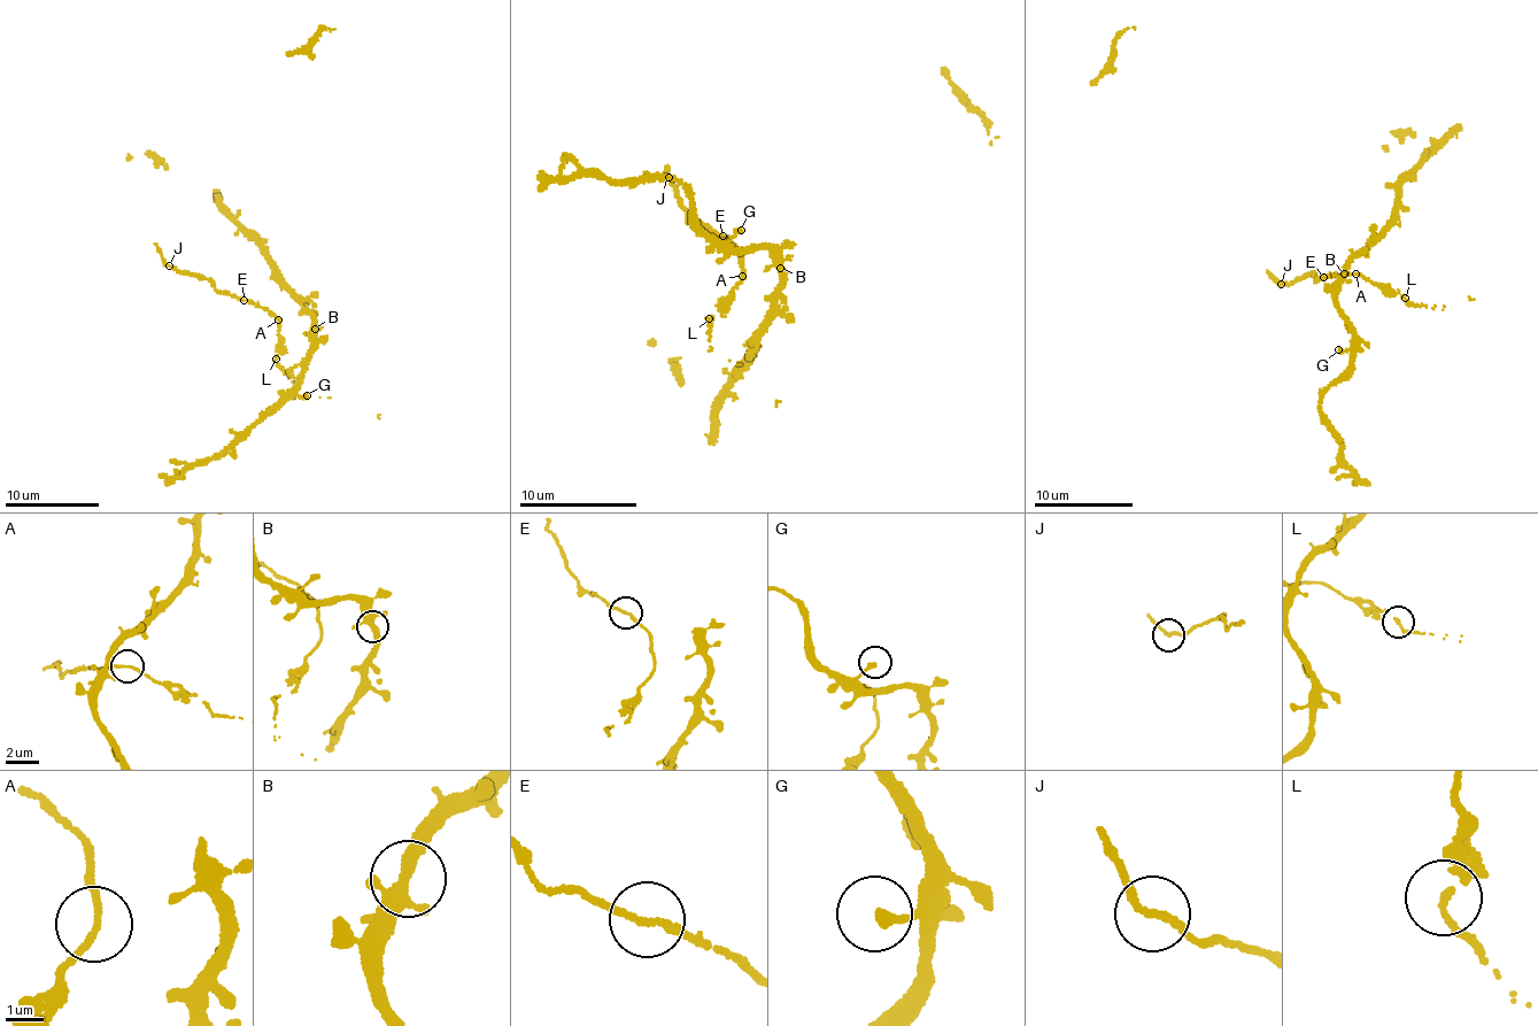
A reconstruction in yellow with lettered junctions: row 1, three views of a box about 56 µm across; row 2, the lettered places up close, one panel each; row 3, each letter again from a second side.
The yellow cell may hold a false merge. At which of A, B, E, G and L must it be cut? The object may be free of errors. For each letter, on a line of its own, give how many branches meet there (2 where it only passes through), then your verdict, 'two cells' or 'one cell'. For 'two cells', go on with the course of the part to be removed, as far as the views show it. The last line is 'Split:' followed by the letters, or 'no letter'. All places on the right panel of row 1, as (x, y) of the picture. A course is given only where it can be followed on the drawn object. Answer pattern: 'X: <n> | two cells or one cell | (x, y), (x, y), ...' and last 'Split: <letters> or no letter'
A: 2 | one cell
B: 4 | one cell
E: 2 | one cell
G: 1 | one cell
L: 2 | one cell
Split: no letter

